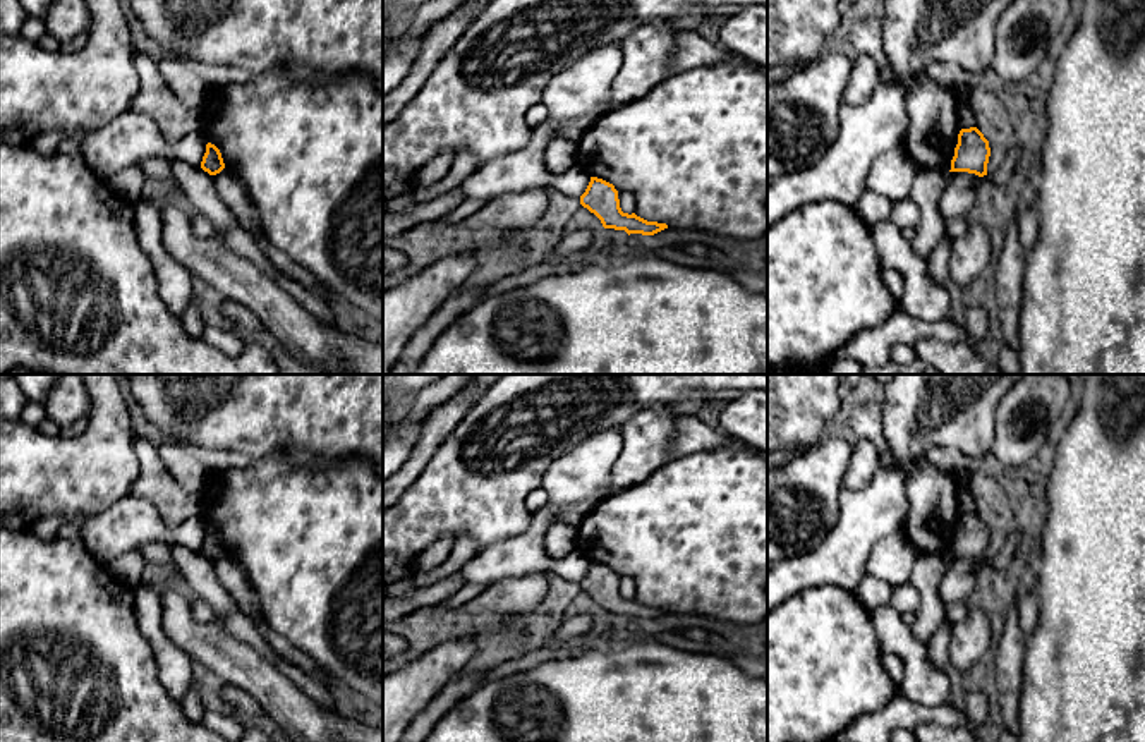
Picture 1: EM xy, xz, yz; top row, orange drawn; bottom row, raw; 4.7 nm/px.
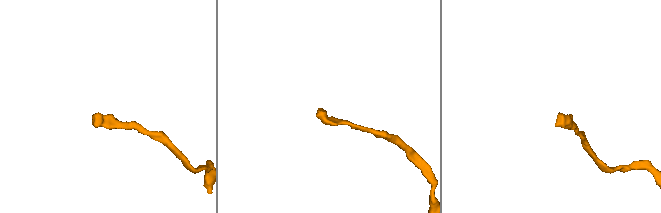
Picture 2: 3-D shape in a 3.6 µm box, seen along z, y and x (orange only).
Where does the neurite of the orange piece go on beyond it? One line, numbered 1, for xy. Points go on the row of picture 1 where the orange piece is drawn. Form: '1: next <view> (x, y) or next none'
1: next none

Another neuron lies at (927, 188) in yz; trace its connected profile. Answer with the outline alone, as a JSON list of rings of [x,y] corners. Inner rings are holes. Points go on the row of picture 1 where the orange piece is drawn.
[[[917,170],[910,189],[910,199],[920,210],[915,237],[910,240],[915,252],[927,258],[941,237],[944,237],[944,220],[939,203],[949,180],[946,170]]]

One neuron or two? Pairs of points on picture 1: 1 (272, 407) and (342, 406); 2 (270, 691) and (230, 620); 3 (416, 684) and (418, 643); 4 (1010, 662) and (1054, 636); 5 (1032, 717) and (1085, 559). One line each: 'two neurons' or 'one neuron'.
1: one neuron
2: two neurons
3: two neurons
4: two neurons
5: one neuron

